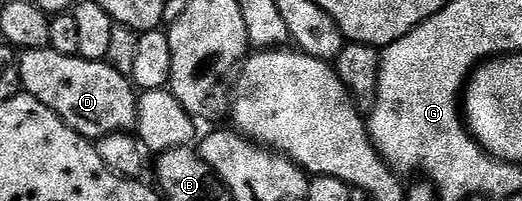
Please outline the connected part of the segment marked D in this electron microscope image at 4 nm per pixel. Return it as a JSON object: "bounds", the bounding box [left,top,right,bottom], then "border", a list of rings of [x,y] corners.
{"bounds":[19,47,137,139],"border":[[[49,47],[19,53],[21,89],[49,107],[70,129],[88,139],[134,130],[137,93],[132,82],[107,61],[86,61],[84,57],[61,55]]]}

